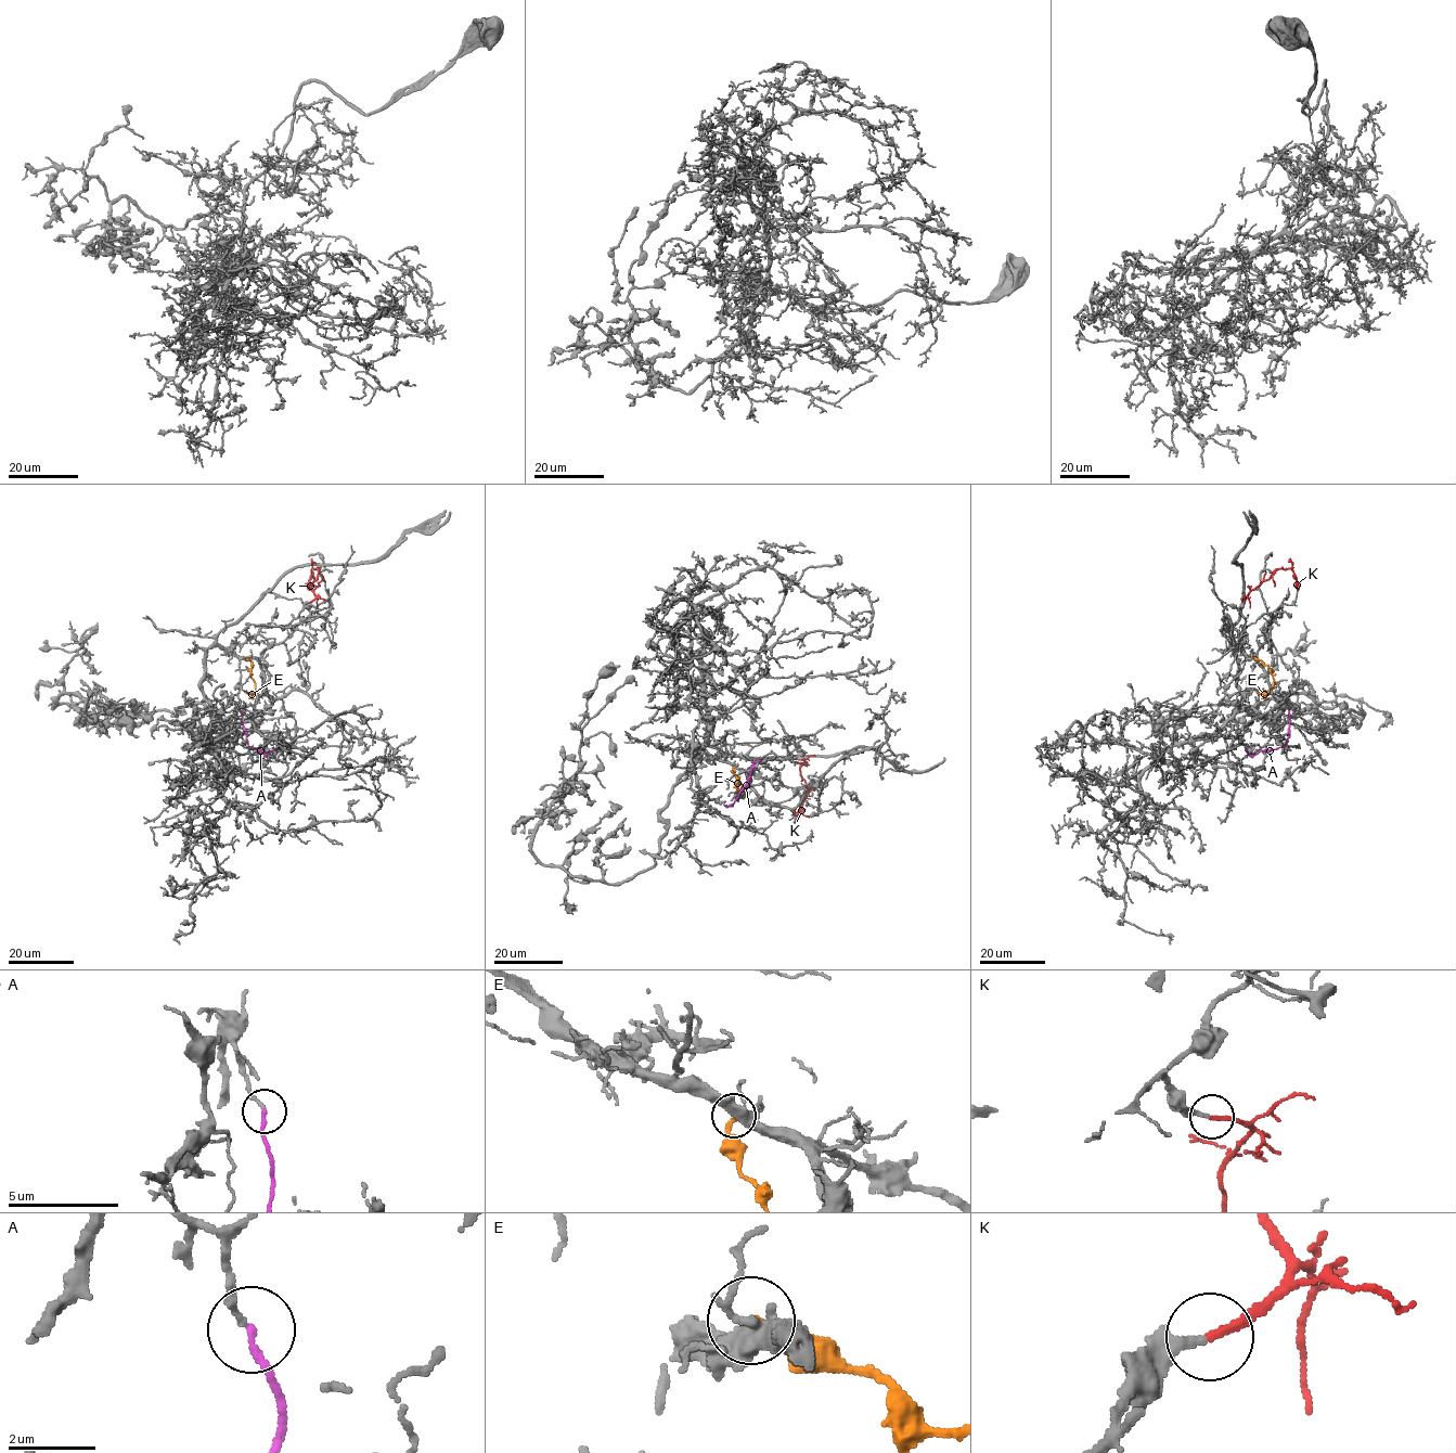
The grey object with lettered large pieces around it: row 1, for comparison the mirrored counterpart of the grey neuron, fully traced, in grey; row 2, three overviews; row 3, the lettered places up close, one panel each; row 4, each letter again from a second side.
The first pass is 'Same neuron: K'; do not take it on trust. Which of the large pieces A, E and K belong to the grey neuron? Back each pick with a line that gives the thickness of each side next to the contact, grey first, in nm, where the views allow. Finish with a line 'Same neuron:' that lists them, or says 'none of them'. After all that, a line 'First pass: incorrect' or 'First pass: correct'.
K: Thickness 240 nm (grey) against 200 nm
Same neuron: K
First pass: correct

